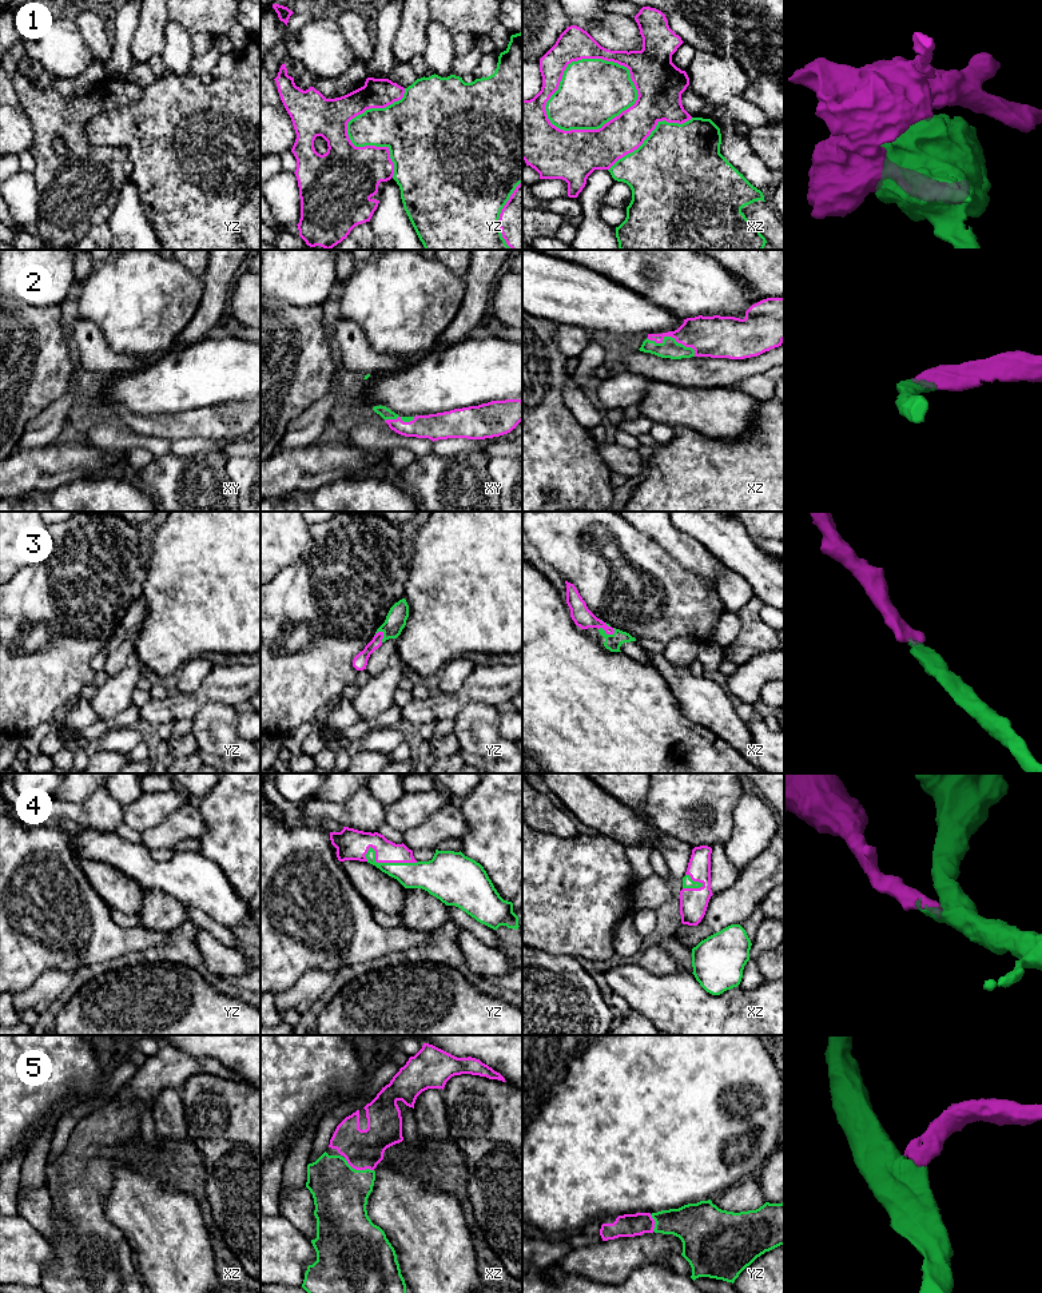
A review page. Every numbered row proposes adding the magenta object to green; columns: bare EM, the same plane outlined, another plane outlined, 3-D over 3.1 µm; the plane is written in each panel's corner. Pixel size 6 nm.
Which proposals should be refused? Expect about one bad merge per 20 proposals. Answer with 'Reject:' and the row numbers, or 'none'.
Reject: 1

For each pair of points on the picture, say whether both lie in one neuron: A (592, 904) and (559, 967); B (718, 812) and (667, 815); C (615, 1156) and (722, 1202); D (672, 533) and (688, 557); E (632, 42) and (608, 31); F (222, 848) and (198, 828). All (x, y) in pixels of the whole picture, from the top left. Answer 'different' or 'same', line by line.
A: different
B: same
C: different
D: same
E: same
F: different

